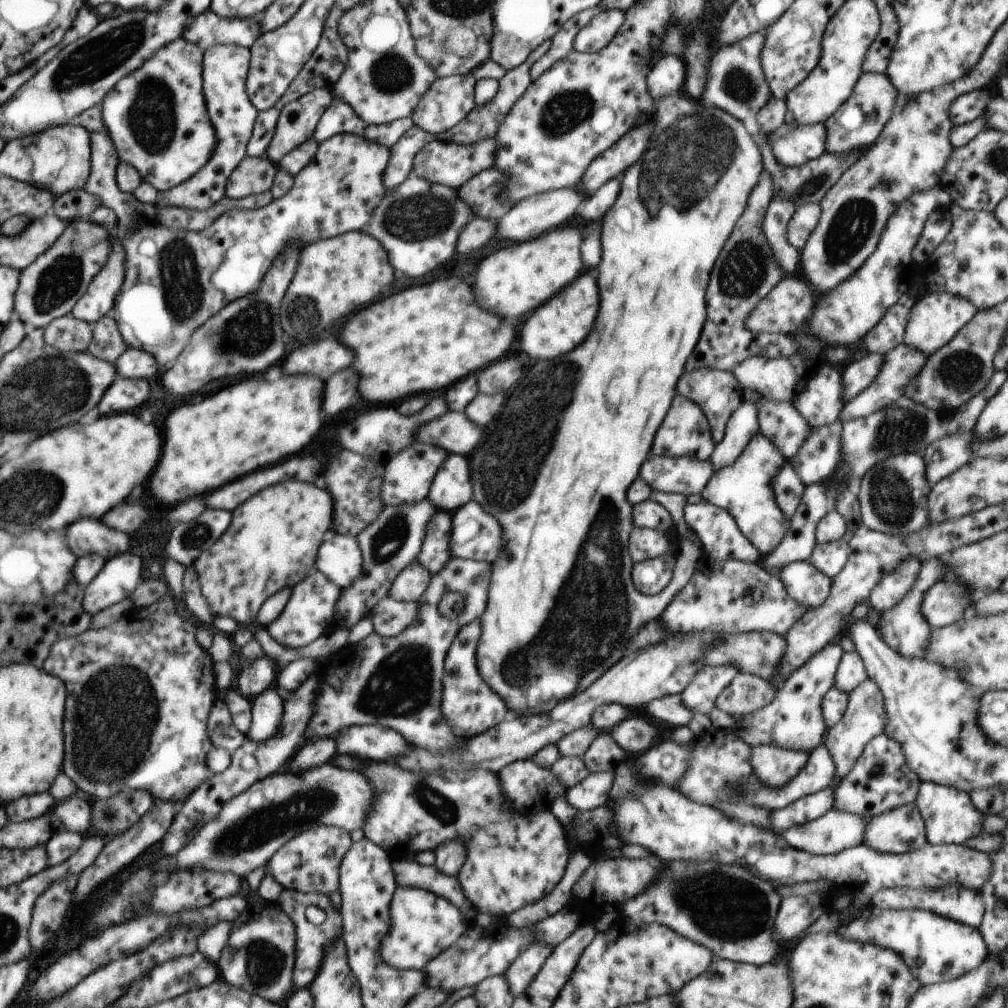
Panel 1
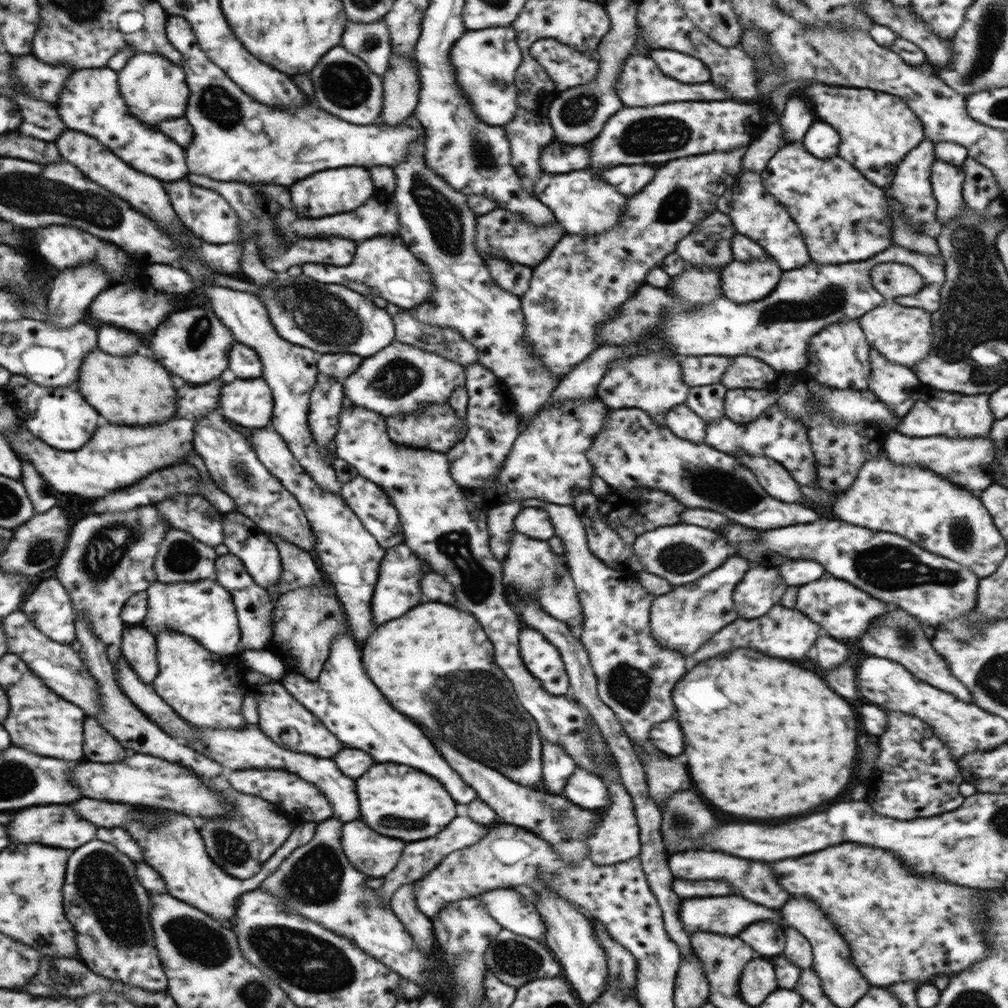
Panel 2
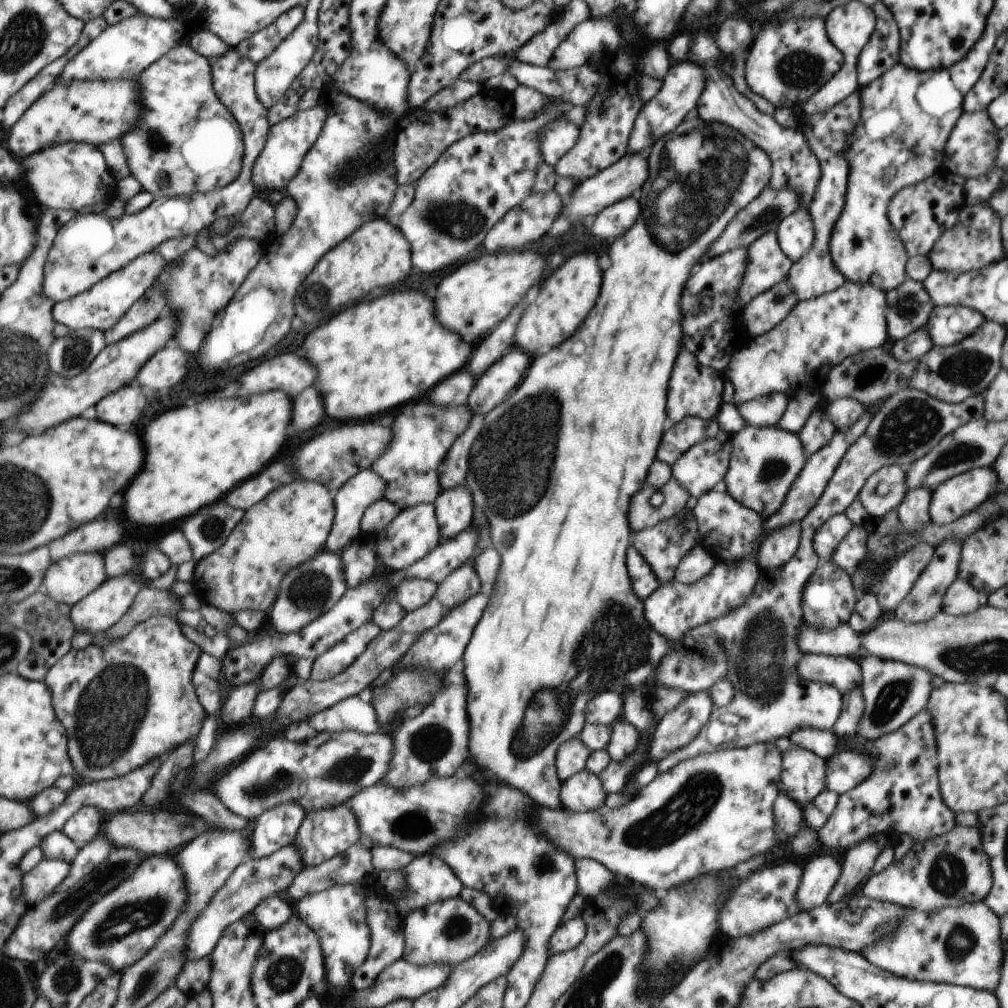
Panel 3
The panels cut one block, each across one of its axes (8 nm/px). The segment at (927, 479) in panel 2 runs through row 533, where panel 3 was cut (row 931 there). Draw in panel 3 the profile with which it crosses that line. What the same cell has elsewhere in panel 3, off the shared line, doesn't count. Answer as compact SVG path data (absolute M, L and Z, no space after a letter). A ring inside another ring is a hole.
M980 901L940 911L908 908L896 922L892 936L866 946L862 953L874 966L898 978L994 992L1000 982L1005 948L998 916Z

